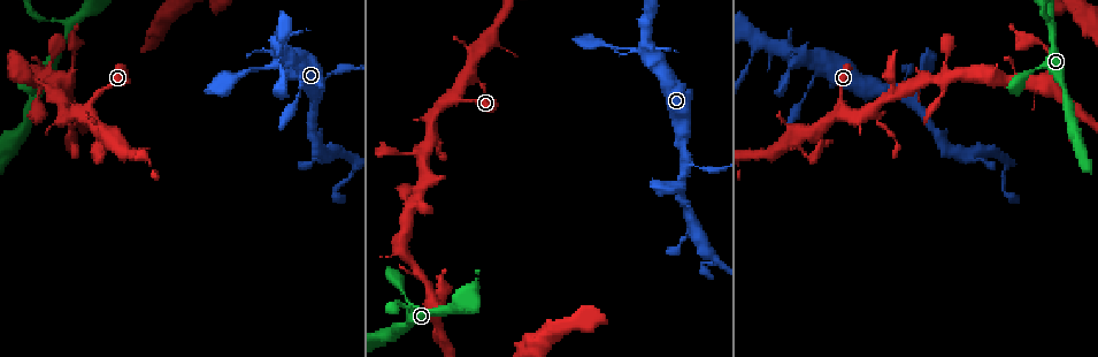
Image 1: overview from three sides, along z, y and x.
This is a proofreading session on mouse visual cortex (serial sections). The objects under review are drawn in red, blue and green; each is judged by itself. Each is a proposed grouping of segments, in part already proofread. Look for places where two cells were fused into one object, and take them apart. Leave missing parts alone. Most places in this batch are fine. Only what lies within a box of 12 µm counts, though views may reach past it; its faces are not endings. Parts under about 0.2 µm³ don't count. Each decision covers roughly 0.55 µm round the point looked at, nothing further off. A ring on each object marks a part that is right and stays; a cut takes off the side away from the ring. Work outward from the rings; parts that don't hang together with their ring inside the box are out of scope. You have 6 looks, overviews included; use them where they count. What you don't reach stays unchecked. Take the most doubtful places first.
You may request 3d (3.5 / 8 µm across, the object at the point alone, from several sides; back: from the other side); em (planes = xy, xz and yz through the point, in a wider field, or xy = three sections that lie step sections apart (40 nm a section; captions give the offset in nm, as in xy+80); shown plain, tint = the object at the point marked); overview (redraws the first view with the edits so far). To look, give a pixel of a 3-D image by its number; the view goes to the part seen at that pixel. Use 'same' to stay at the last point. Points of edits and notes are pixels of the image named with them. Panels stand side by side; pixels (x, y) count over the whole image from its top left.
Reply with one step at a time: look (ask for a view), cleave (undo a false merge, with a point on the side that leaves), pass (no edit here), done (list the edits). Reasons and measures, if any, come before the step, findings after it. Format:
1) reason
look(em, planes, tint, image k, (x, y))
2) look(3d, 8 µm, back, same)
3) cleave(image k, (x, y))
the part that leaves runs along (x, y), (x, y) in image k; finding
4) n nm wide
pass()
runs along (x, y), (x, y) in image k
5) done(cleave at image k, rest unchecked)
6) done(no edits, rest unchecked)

sharp bend
look(3d, 3.5 µm, image 1, (1053, 29))

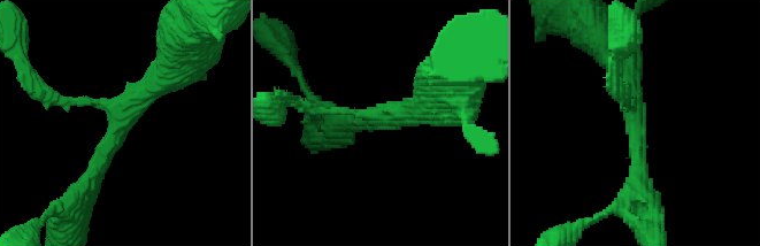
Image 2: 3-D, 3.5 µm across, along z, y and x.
3 arms
pass()
runs along (86, 184), (119, 121), (175, 61) in image 2; all the same cell

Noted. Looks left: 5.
four arms meet
look(3d, 3.5 µm, image 1, (913, 99))

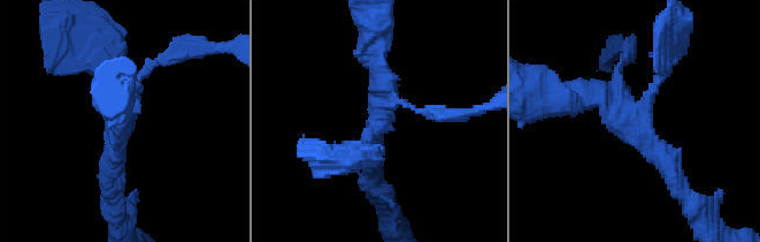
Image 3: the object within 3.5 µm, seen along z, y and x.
4 arms; arms of 150, 200, 200, 300 nm
look(em, xy, step 5, tint, image 3, (379, 123))

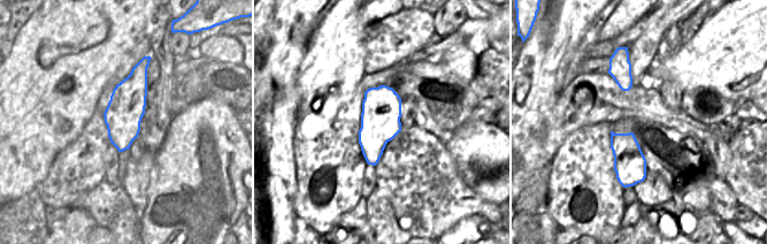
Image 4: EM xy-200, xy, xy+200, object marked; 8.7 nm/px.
pass()
runs along (574, 101), (630, 112), (677, 182) in image 3; all the same cell

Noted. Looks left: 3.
sharp bend
look(3d, 3.5 µm, back, image 1, (429, 120))

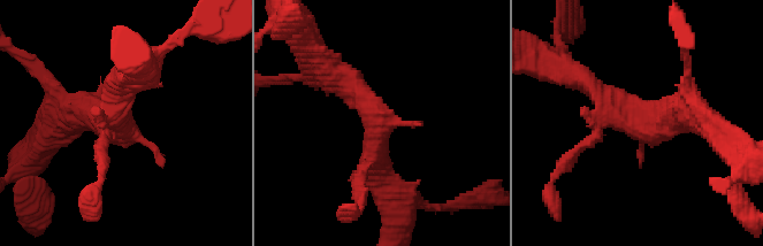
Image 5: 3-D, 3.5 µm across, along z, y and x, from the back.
look(em, planes, tint, image 5, (378, 126))

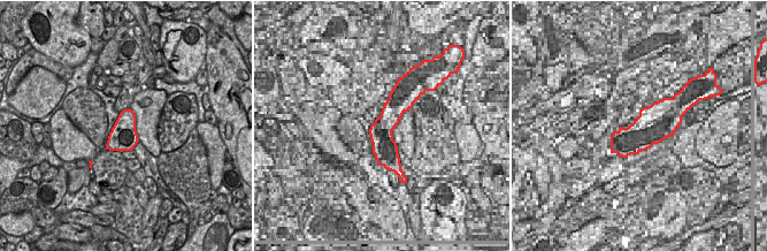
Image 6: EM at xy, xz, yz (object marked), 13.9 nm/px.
pass()
runs along (325, 77), (371, 107), (381, 183) in image 5; one cell here

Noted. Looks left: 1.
done(no edits, rest unchecked)

